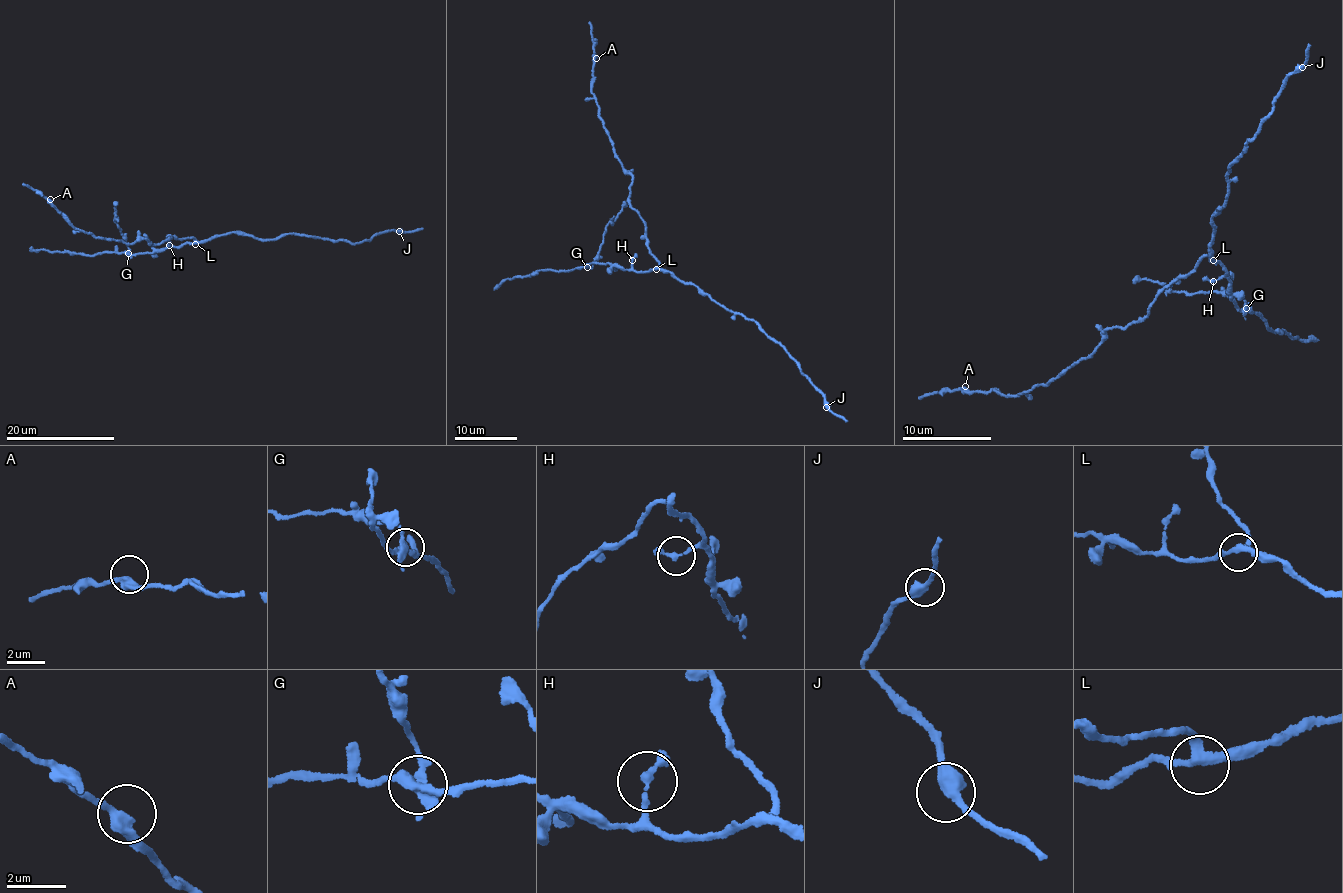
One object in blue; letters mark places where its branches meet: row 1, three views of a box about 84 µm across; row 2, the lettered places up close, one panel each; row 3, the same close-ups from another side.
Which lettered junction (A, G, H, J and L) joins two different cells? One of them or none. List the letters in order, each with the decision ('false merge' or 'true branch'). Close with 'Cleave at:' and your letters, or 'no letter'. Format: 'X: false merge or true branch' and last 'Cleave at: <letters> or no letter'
A: true branch
G: false merge
H: true branch
J: true branch
L: true branch
Cleave at: G

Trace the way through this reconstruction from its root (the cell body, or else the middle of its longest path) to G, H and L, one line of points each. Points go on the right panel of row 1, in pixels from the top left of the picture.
G: (1198, 262), (1208, 256), (1224, 265), (1232, 284), (1230, 298), (1242, 310), (1247, 307)
H: (1198, 262), (1208, 256), (1224, 265), (1224, 277), (1213, 280)
L: (1198, 262), (1208, 256), (1213, 260)

